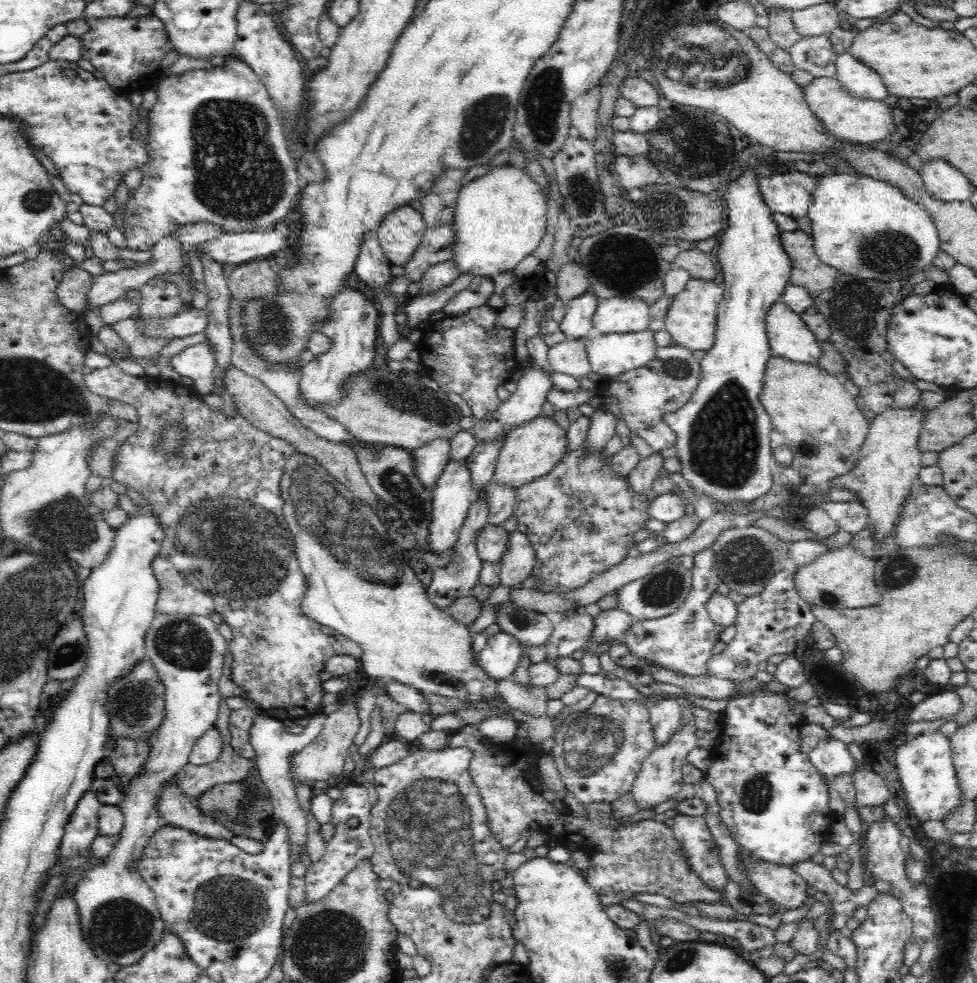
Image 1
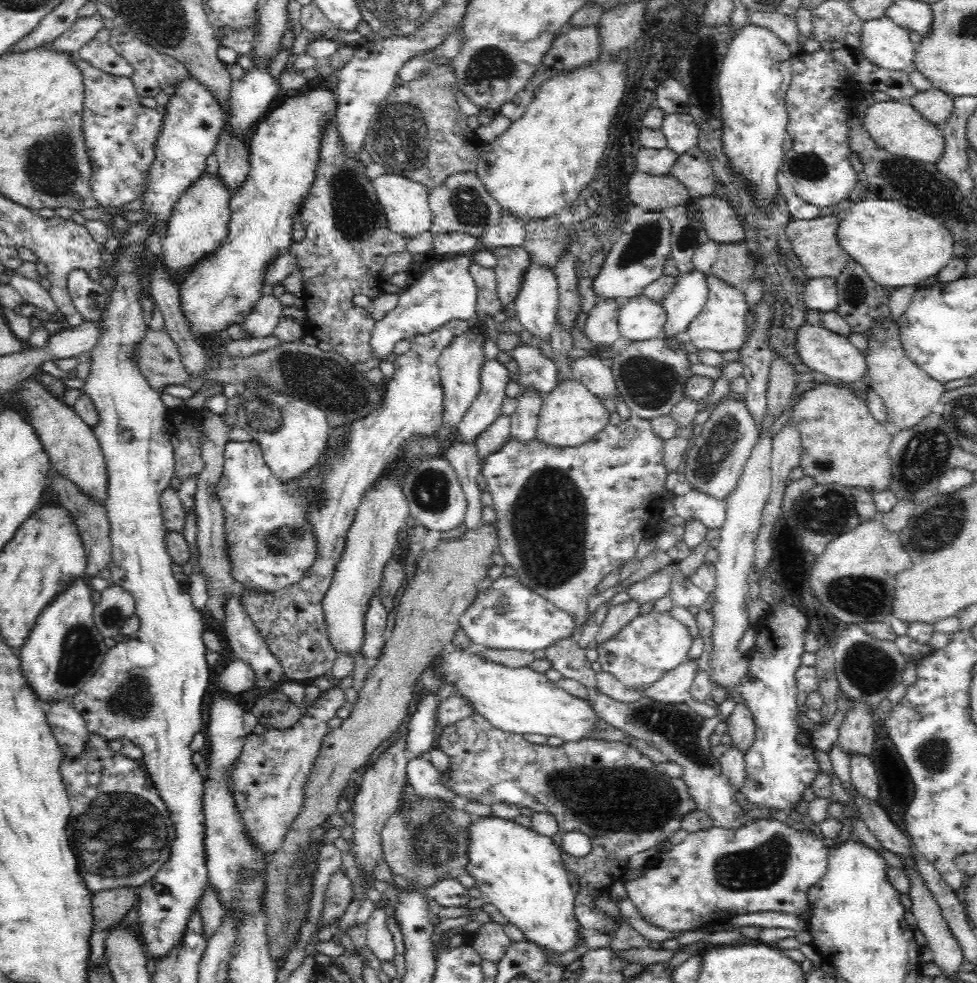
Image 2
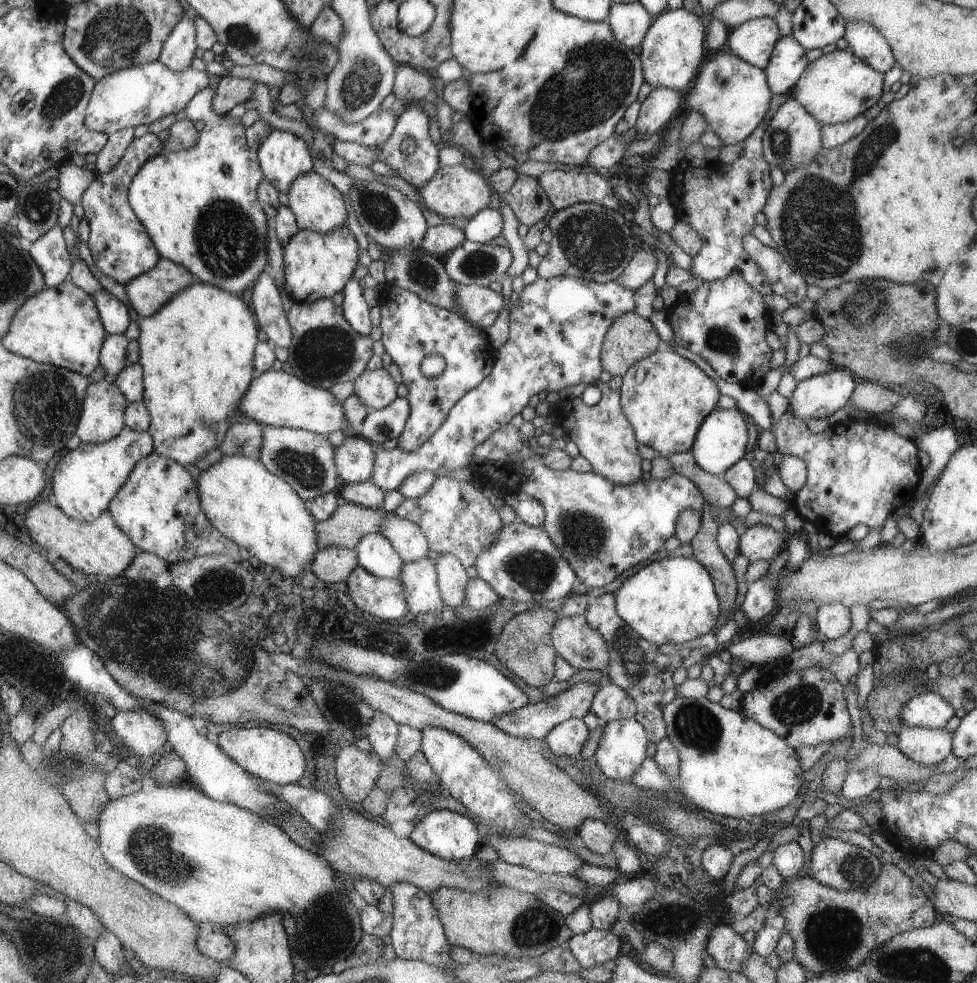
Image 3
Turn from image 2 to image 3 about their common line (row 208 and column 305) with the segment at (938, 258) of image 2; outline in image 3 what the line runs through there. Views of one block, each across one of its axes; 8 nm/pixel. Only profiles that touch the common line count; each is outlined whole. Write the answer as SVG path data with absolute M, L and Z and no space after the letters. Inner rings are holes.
M169 785L151 790L140 788L126 797L111 798L100 814L99 842L110 864L166 902L176 904L206 929L213 924L252 922L272 912L300 916L318 898L341 888L334 884L334 872L328 861L297 846L278 826L270 826L256 814L234 804L217 802L194 788Z

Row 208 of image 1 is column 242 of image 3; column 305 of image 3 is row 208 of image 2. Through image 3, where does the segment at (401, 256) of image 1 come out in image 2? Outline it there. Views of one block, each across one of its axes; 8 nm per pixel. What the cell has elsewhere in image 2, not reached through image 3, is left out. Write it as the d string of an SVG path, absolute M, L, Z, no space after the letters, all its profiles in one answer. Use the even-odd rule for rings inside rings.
M388 173L378 175L372 183L378 196L378 203L384 211L385 220L388 221L388 227L392 232L408 240L430 231L432 210L429 206L428 188L404 176Z

